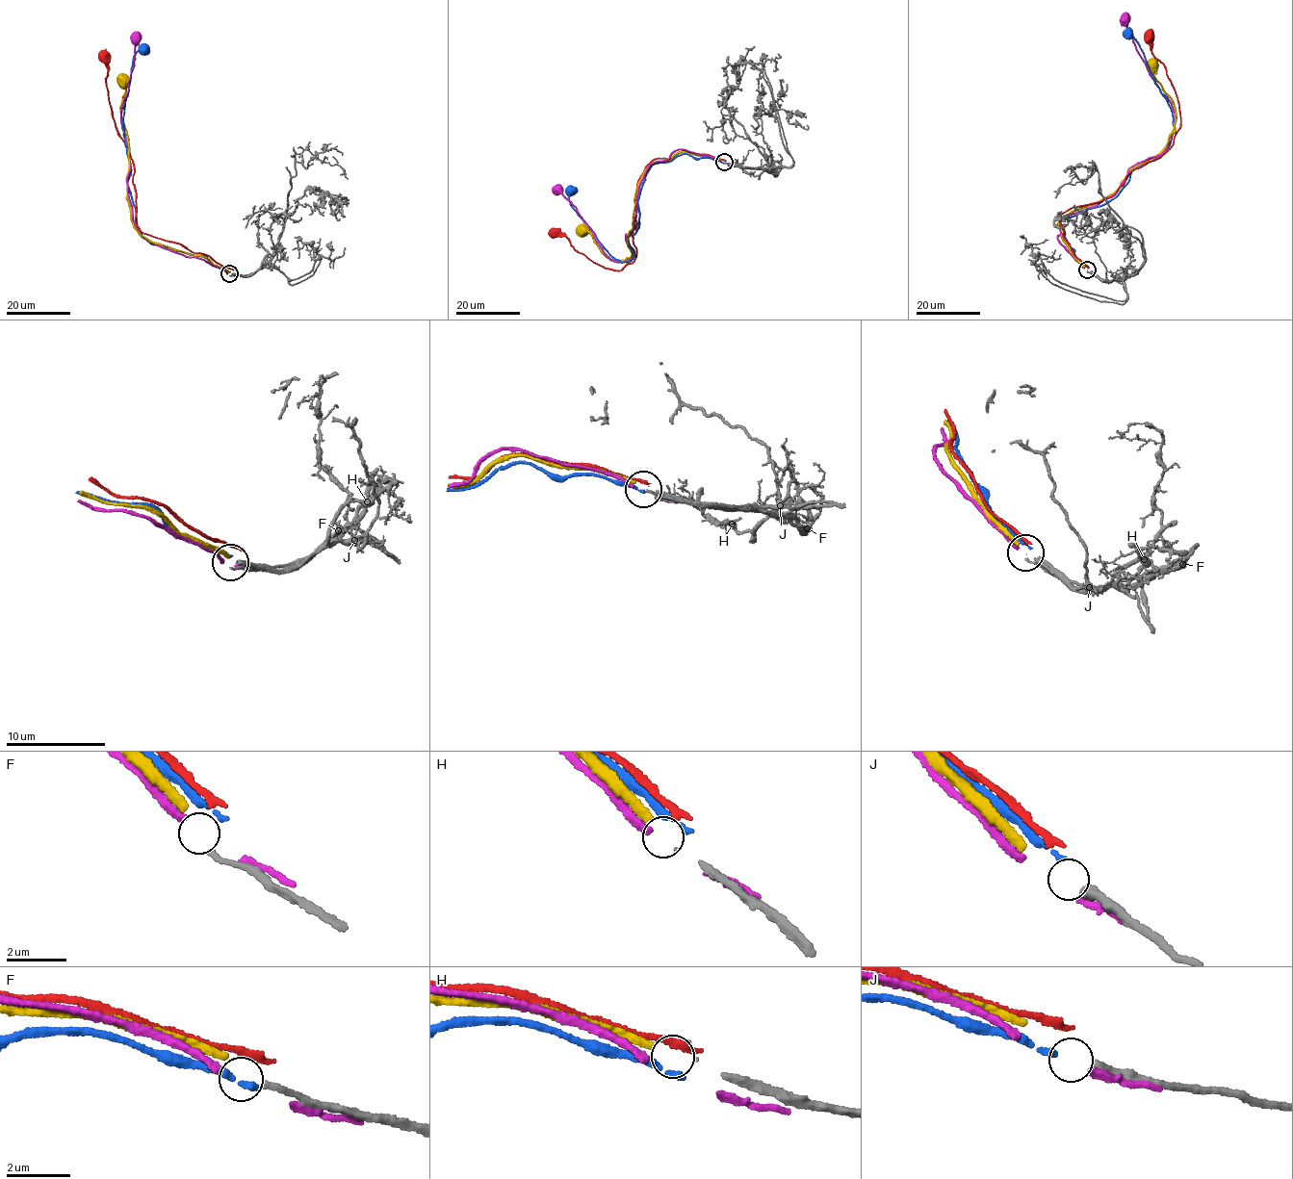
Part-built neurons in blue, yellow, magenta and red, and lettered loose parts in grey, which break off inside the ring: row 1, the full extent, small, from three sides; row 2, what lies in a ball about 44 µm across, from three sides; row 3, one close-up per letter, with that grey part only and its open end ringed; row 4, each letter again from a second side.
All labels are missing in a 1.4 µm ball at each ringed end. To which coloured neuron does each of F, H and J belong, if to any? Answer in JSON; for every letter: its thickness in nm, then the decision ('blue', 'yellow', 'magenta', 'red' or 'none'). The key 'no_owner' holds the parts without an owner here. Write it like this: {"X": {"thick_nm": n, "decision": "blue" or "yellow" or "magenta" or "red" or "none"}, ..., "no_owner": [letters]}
{"F": {"thick_nm": 170, "decision": "none"}, "H": {"thick_nm": 40, "decision": "yellow"}, "J": {"thick_nm": 380, "decision": "blue"}, "no_owner": ["F"]}

